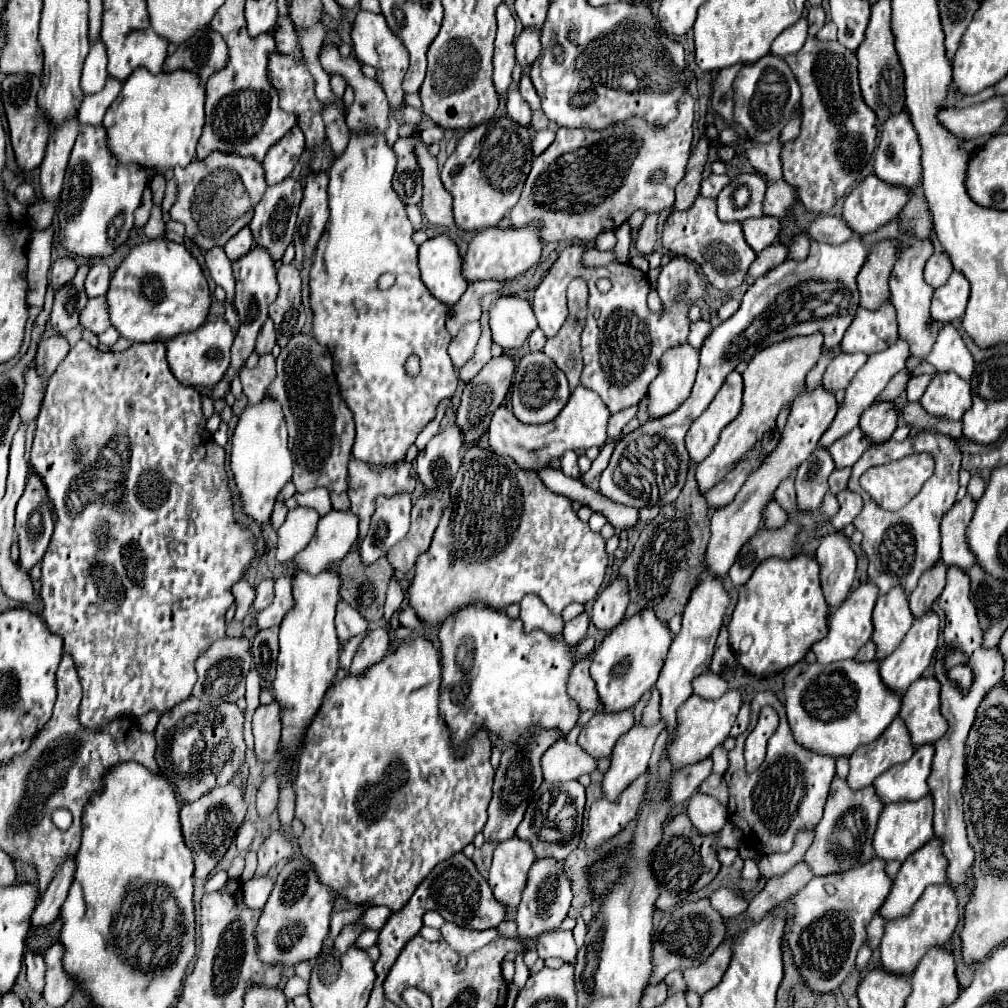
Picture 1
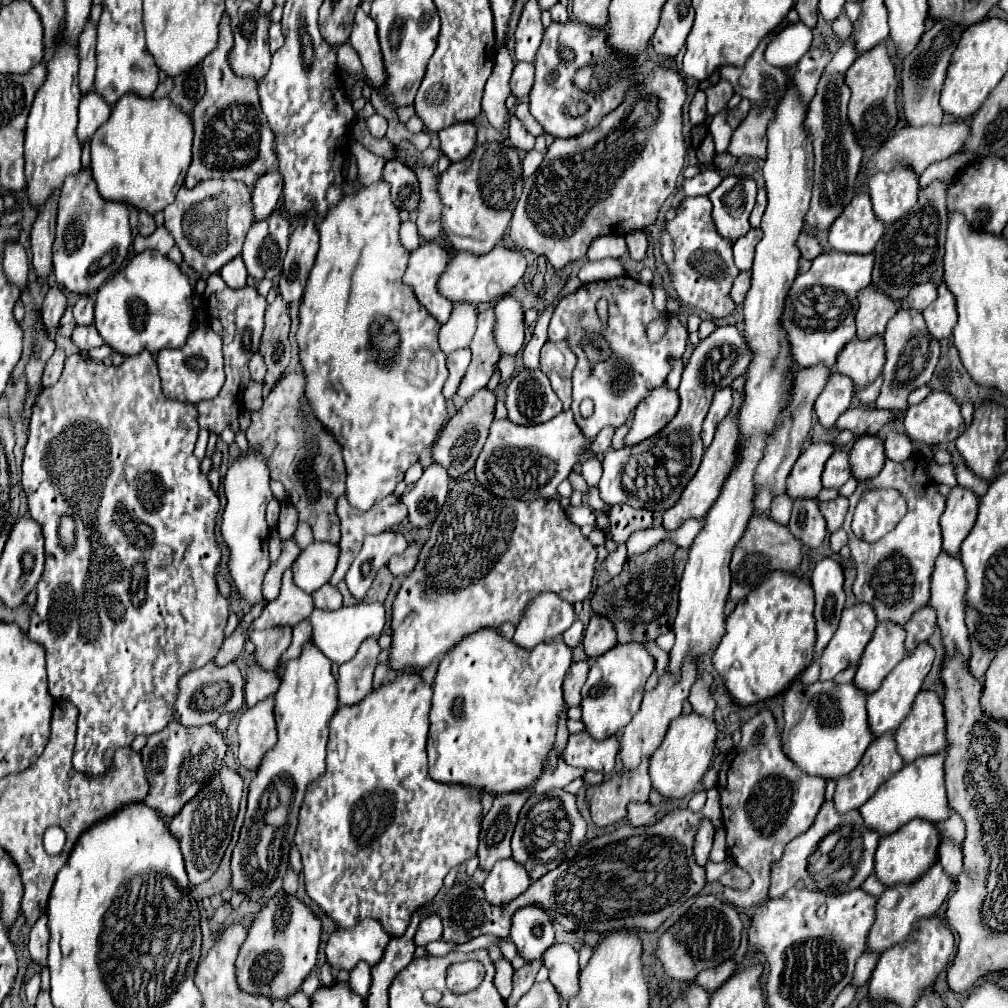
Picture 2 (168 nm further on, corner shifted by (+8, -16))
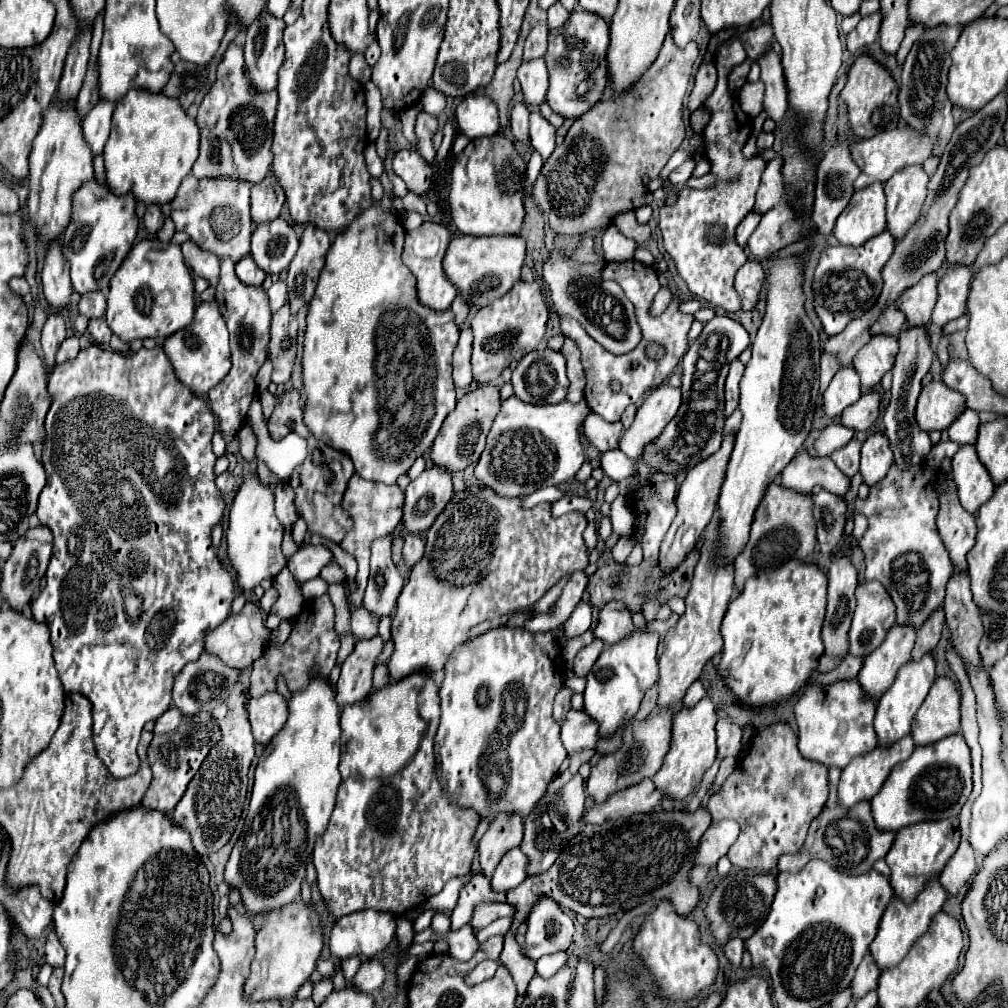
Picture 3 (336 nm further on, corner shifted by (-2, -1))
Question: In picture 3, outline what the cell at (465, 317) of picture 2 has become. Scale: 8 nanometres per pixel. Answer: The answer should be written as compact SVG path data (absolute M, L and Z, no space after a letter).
M455 297L453 305L451 305L451 311L455 313L455 323L461 325L465 321L465 317L469 315L469 305L461 297Z

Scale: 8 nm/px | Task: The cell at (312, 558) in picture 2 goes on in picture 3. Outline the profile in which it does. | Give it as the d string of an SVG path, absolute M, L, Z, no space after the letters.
M303 545L291 559L289 559L289 569L293 573L293 577L301 583L315 579L323 565L327 565L333 559L331 551L323 545Z

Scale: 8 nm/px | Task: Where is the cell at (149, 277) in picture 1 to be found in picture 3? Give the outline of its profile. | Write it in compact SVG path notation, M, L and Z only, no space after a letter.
M157 239L139 241L131 249L131 253L125 257L123 265L117 269L117 273L115 273L115 277L111 279L111 285L109 285L105 321L109 323L111 331L125 343L129 343L133 339L147 339L147 337L165 339L165 337L173 335L177 329L183 329L185 325L189 325L193 321L193 313L195 313L193 275L183 261L181 247L179 245L161 247L161 243Z

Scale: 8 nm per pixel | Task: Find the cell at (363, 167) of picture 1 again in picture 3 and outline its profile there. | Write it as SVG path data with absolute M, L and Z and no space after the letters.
M377 205L363 211L335 237L309 303L301 371L305 425L313 437L347 453L355 465L355 473L363 479L387 485L393 485L399 475L407 473L413 461L433 445L457 401L451 381L451 355L459 339L459 327L451 311L433 311L417 301L415 275L401 261L403 237L405 229L399 215L385 213Z

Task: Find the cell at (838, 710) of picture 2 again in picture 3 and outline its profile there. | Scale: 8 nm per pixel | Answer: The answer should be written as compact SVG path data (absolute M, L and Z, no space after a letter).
M857 679L833 683L827 687L807 685L805 693L795 705L801 755L827 767L833 765L845 769L853 757L869 753L877 747L878 738L873 729L876 709L876 701L863 701L863 691Z

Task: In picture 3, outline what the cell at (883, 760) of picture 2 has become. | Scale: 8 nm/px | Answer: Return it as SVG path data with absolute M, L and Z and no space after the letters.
M907 735L907 737L903 737L901 741L897 741L895 745L891 745L891 747L875 747L873 751L855 757L855 759L841 771L841 779L839 779L839 785L837 785L837 797L839 797L837 803L849 809L851 805L855 805L855 803L859 803L859 801L869 801L869 799L879 791L879 787L883 787L883 781L889 777L891 769L893 769L897 763L905 761L905 759L913 753L913 749L915 749L913 737Z

